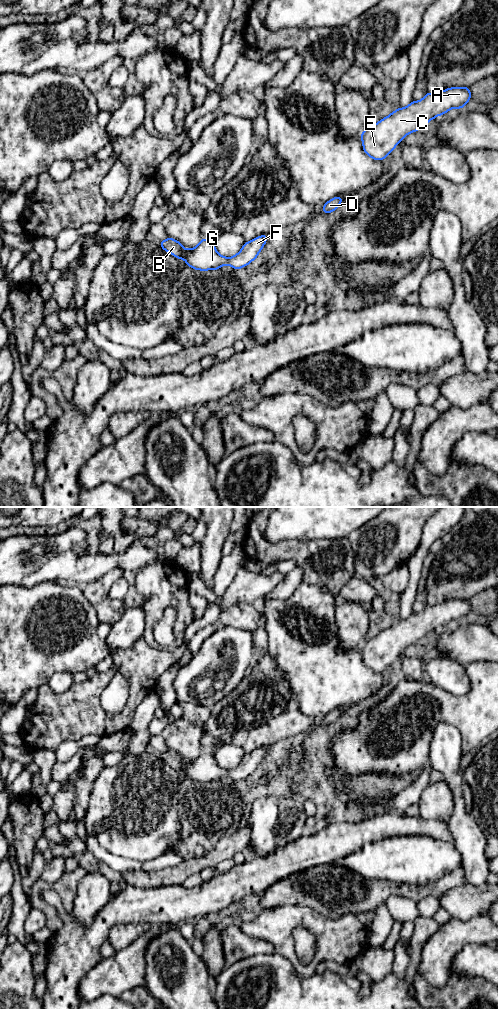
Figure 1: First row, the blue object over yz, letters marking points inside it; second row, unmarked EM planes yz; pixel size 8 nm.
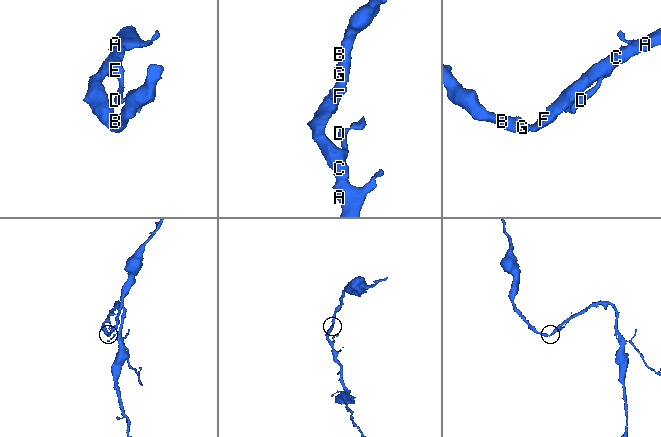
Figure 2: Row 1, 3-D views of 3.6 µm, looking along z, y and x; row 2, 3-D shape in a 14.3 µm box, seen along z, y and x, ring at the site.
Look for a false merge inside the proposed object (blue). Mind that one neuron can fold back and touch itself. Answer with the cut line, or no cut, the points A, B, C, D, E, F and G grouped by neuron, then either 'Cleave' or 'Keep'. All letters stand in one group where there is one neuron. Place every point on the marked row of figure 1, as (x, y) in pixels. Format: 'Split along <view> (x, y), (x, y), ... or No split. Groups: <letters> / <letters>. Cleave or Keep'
No split. Groups: A B C D E F G. Keep

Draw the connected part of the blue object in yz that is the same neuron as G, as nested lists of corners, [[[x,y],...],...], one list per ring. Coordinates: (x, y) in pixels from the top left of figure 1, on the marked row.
[[[261,235],[245,242],[240,252],[231,258],[221,256],[214,242],[207,238],[203,238],[193,249],[185,249],[179,241],[171,237],[158,244],[177,259],[183,258],[190,268],[196,270],[217,270],[224,265],[230,265],[233,269],[241,269],[256,259],[268,237],[269,235]]]

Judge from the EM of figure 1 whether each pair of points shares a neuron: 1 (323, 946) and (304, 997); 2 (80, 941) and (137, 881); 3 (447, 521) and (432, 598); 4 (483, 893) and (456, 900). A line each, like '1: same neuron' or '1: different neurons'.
1: different neurons
2: different neurons
3: different neurons
4: same neuron

